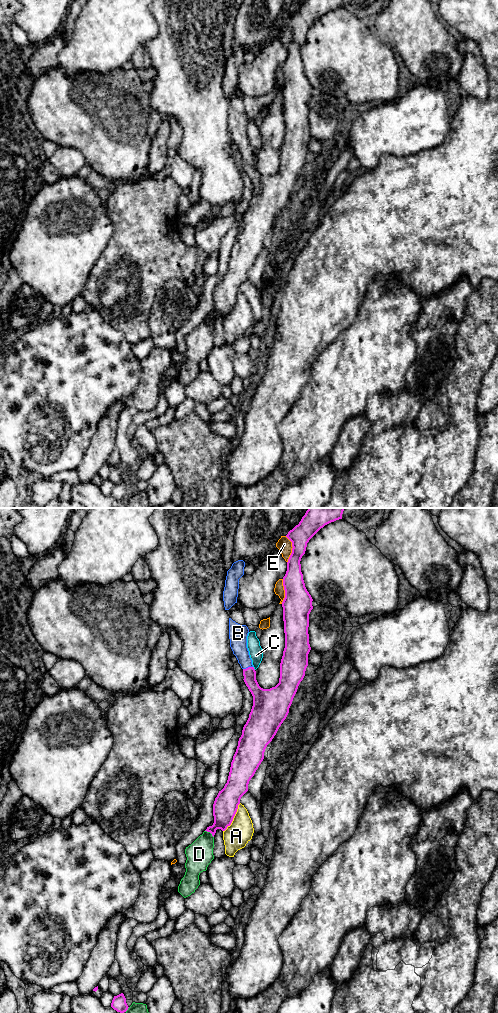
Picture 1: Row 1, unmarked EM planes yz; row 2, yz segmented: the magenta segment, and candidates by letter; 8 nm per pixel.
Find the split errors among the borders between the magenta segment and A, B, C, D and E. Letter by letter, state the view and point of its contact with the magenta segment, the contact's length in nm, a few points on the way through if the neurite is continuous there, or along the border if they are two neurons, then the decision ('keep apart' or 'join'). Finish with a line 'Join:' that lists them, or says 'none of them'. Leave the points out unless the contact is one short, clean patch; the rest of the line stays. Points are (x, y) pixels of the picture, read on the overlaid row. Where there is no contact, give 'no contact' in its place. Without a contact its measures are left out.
A: yz (233, 817) | 280 nm | keep apart
B: yz (248, 667) | 80 nm | across yz (260, 695), (250, 681), (248, 667), (239, 648), (238, 638) | join
C: yz (253, 668) | 40 nm | keep apart
D: yz (210, 832) | 90 nm | keep apart
E: yz (292, 549) | 220 nm | keep apart
Join: B

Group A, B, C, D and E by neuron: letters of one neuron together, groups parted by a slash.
A / B / C / D / E

